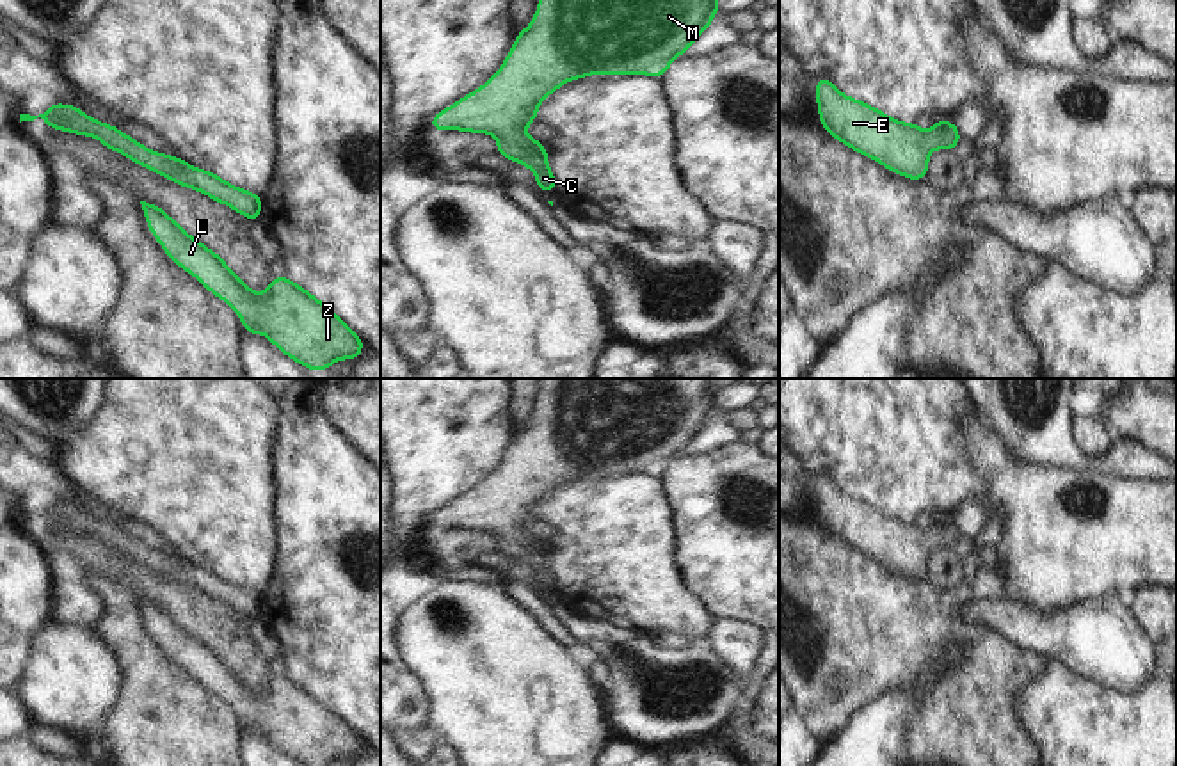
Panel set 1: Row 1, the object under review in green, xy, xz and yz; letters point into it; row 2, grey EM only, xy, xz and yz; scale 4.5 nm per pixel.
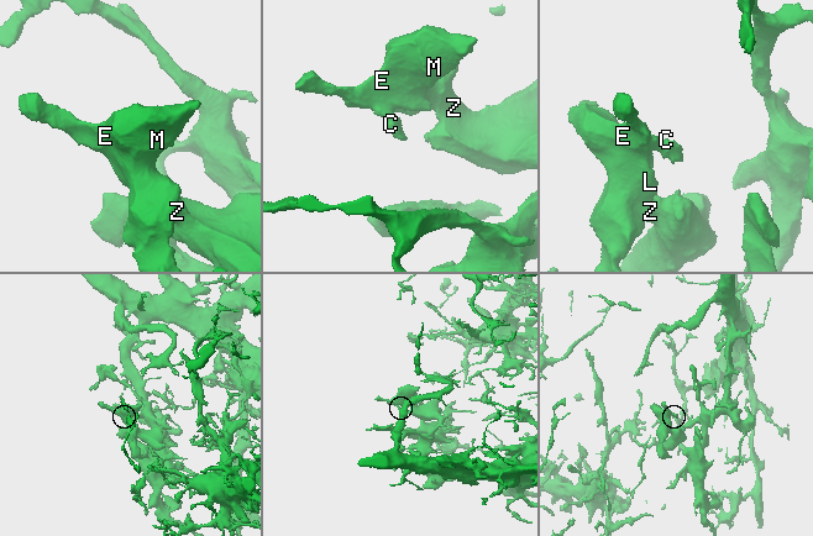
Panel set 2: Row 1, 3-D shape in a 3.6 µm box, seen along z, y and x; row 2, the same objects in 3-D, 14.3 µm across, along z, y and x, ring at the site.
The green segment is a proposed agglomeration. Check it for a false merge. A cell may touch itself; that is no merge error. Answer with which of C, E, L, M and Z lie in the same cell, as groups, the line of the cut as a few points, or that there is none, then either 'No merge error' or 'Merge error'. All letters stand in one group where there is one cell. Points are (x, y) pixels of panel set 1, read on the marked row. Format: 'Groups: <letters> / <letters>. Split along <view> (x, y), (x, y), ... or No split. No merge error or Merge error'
Groups: C E L M Z. No split. No merge error.

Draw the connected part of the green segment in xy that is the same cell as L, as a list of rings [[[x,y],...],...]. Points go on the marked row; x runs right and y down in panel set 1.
[[[140,201],[148,227],[160,242],[169,258],[192,274],[215,297],[224,299],[238,315],[244,329],[252,336],[265,334],[281,352],[309,370],[325,371],[334,361],[356,359],[364,345],[354,331],[340,320],[325,304],[309,291],[292,283],[286,275],[270,279],[263,295],[254,293],[224,263],[224,259],[187,235],[162,208]]]

